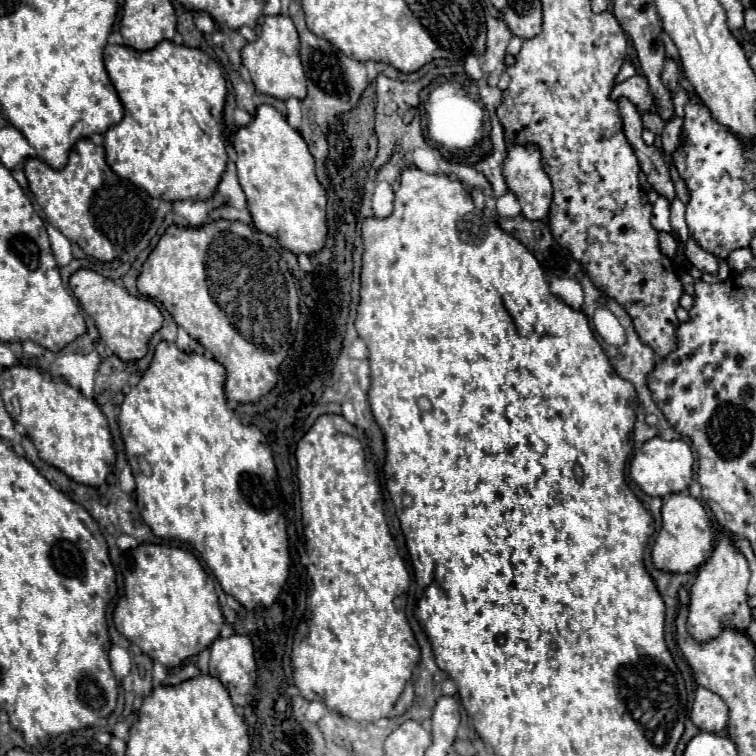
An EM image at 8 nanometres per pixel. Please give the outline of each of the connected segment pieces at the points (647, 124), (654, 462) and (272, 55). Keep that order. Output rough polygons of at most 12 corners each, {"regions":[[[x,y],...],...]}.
{"regions":[[[652,112],[642,116],[642,126],[660,134],[664,122]],[[650,438],[630,460],[648,496],[684,492],[694,456],[682,440]],[[264,16],[242,48],[256,92],[306,96],[298,32],[288,16]]]}

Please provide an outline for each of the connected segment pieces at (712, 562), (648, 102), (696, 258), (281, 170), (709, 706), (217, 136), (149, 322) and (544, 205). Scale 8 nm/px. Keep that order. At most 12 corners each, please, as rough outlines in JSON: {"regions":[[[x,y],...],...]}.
{"regions":[[[728,536],[690,590],[688,634],[708,644],[750,618],[746,558]],[[644,76],[614,86],[610,98],[626,96],[640,114],[654,98]],[[692,238],[686,258],[700,272],[718,272],[716,256]],[[274,106],[236,128],[260,232],[294,254],[326,238],[326,192]],[[698,688],[690,720],[698,730],[722,732],[728,706],[706,688]],[[108,44],[124,118],[108,166],[152,198],[210,198],[226,80],[206,52]],[[90,268],[70,288],[120,360],[138,360],[162,326],[150,298]],[[512,144],[502,168],[528,220],[544,220],[552,184],[536,144]]]}

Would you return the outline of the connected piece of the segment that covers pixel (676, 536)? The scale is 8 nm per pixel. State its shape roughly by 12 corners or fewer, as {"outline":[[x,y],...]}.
{"outline":[[672,494],[652,548],[656,570],[696,572],[712,554],[702,502]]}

